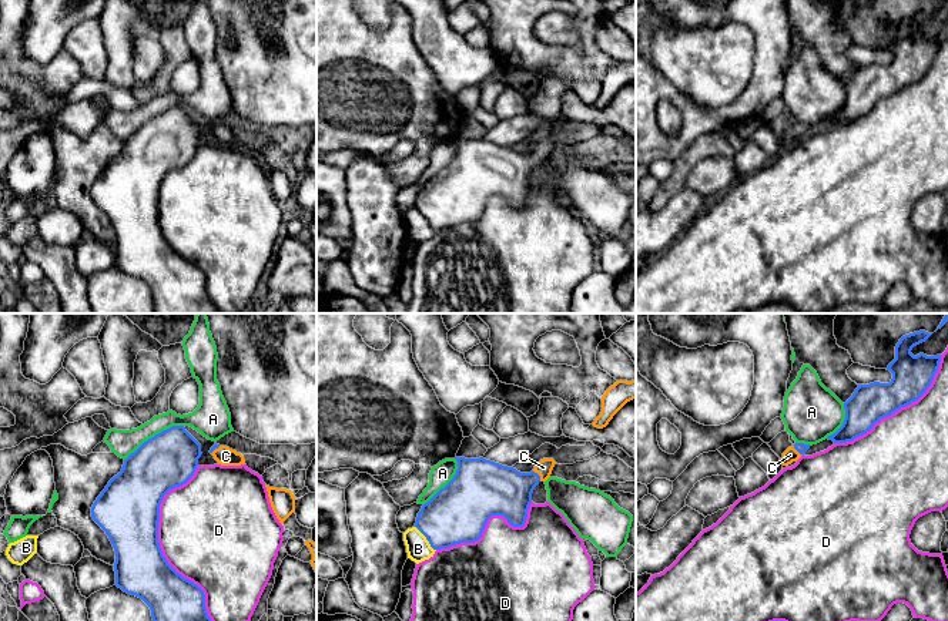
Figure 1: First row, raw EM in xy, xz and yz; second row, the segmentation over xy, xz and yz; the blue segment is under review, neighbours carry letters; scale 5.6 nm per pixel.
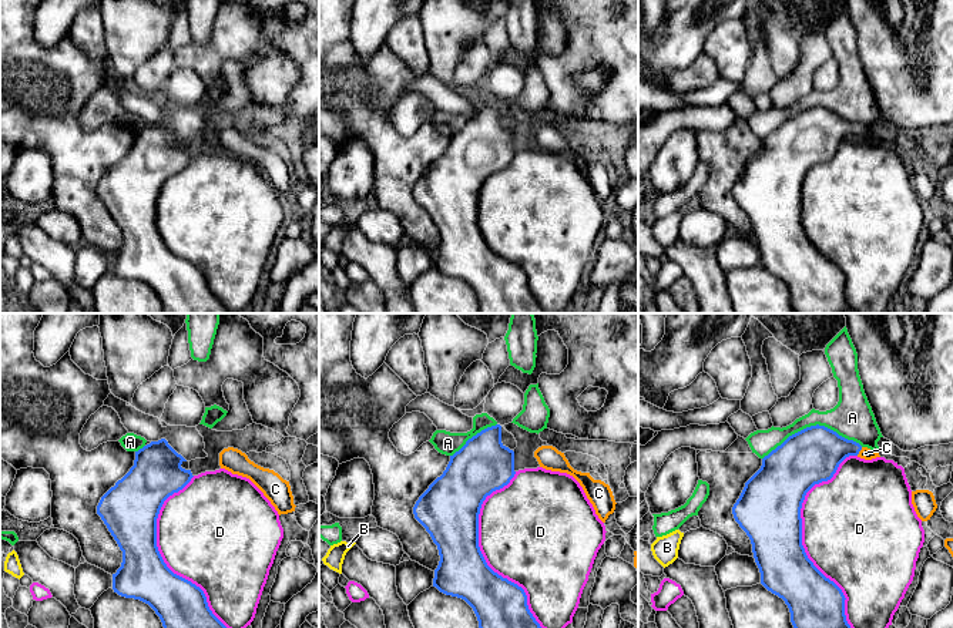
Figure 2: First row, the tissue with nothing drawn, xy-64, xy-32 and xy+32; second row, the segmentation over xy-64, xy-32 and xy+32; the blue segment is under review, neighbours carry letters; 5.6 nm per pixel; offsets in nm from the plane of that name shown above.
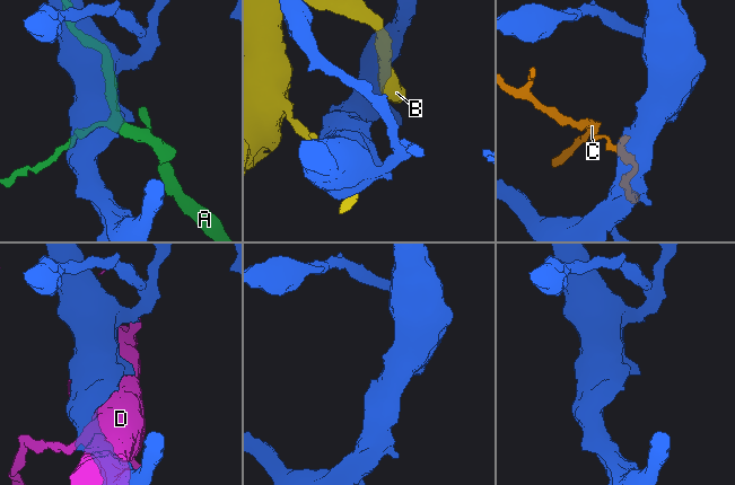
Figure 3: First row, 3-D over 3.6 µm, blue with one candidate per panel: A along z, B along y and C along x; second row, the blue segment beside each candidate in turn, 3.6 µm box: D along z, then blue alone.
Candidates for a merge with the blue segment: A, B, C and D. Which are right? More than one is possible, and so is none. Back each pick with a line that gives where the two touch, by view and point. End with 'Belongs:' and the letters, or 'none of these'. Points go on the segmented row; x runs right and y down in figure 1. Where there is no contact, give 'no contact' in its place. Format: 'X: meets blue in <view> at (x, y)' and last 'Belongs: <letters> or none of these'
C: meets blue in xz at (539, 476)
Belongs: C

